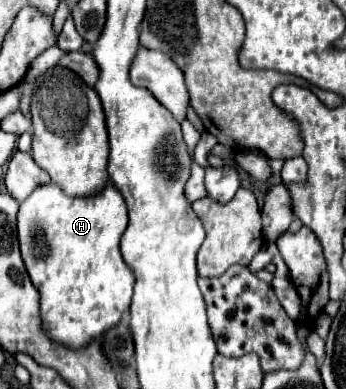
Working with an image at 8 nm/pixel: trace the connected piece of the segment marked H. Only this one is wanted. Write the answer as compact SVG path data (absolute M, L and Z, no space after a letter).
M55 183L37 187L31 197L27 197L17 215L17 231L21 255L31 277L31 283L37 287L41 299L41 319L43 331L63 343L65 347L87 347L95 337L101 337L111 327L117 327L123 319L123 313L129 311L133 297L133 273L123 263L119 251L119 239L127 227L127 207L121 193L109 183L107 189L95 197L67 197Z

